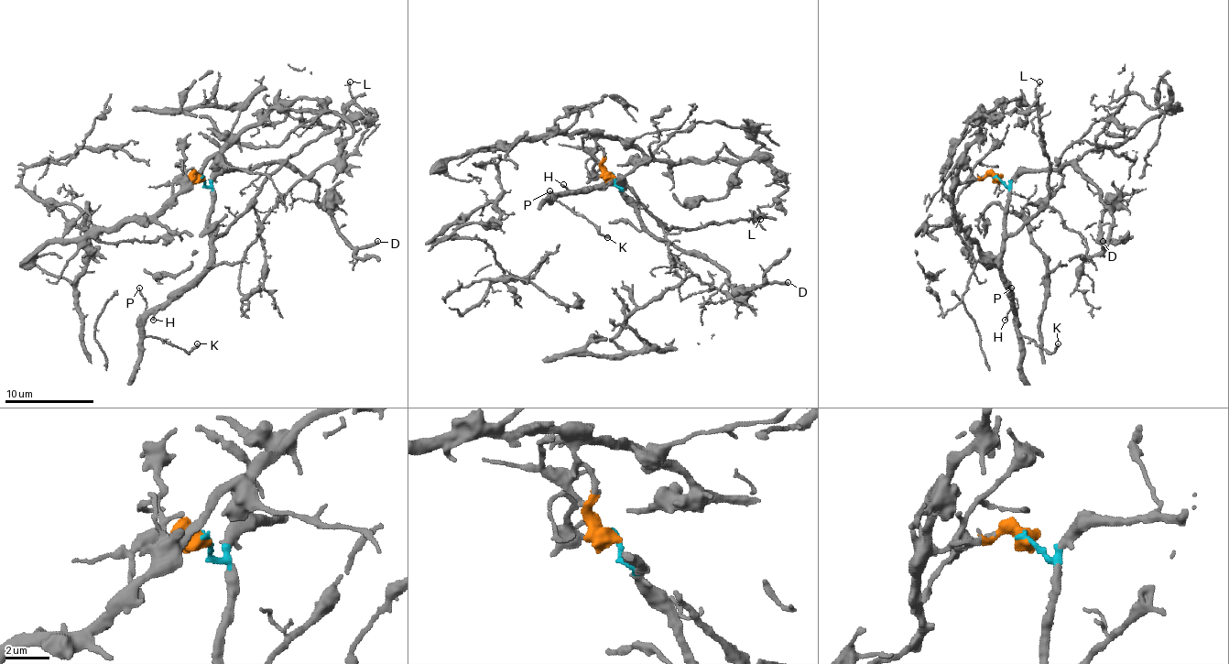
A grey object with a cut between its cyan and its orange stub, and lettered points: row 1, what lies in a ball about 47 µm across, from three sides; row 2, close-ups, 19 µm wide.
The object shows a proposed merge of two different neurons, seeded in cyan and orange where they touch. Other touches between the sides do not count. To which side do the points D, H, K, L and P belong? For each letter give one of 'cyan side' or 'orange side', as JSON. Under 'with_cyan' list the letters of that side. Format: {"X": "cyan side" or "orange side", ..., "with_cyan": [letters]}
{"D": "cyan side", "H": "cyan side", "K": "cyan side", "L": "cyan side", "P": "cyan side", "with_cyan": ["D", "H", "K", "L", "P"]}

